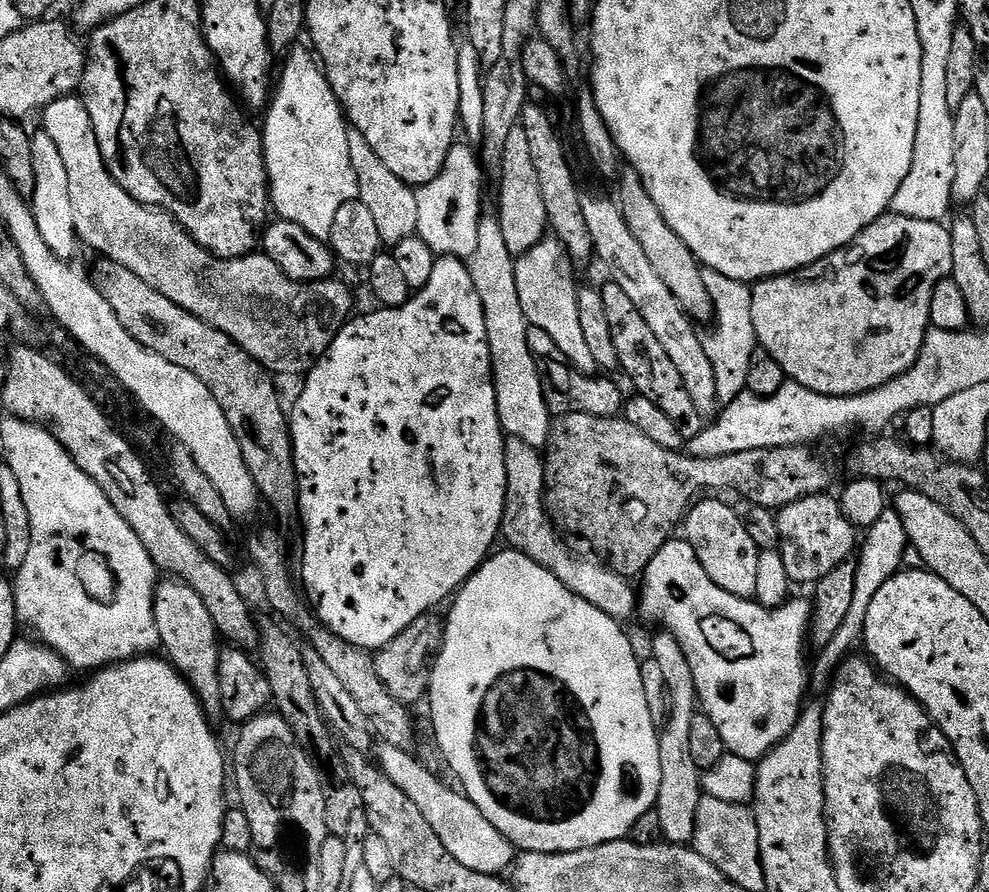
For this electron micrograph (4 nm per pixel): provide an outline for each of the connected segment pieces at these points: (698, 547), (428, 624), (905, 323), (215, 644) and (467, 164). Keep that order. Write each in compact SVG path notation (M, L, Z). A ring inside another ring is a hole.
M720 498L712 499L716 500L697 499L689 507L682 521L683 539L694 546L694 554L698 554L702 570L710 574L710 582L722 586L726 594L734 594L743 600L753 599L758 583L758 558L762 549L756 545L754 538L750 538L738 514L734 514L732 504L723 504Z
M429 614L418 617L398 638L394 638L386 647L375 653L374 659L378 678L382 678L382 686L390 690L390 694L398 702L415 706L423 701L428 695L429 672L440 653L440 645L444 643L445 621L436 617L436 614Z
M895 214L879 216L874 223L863 228L862 231L849 242L849 244L842 246L838 250L834 250L830 254L826 254L818 262L814 262L805 268L799 268L796 272L784 272L780 276L769 276L766 280L757 280L751 285L752 301L750 302L750 318L754 322L754 334L756 335L755 343L759 345L763 351L768 352L770 354L770 358L774 358L774 362L778 362L778 366L782 366L785 377L787 377L791 383L806 386L806 390L814 390L820 396L857 396L858 394L866 394L870 390L886 386L886 382L890 382L894 378L898 378L902 374L906 374L906 370L910 370L914 366L914 362L918 358L918 354L924 345L926 334L930 331L930 298L932 297L932 291L934 290L934 286L938 286L938 282L942 282L943 280L951 277L953 266L954 261L952 248L950 247L950 234L948 233L948 228L945 227L941 221L919 220L918 218L906 218L905 216L898 216Z
M161 579L157 583L154 598L154 622L158 626L158 638L168 663L192 687L209 717L219 717L222 712L222 690L218 686L218 662L222 644L214 626L214 618L210 618L210 610L206 610L202 598L198 598L198 594L194 594L194 590L180 580Z
M456 142L446 154L440 173L430 182L416 188L416 235L420 236L422 242L426 242L426 246L430 246L430 250L437 256L456 256L466 262L478 247L478 226L482 215L480 176L482 177L482 166L477 153L467 143Z

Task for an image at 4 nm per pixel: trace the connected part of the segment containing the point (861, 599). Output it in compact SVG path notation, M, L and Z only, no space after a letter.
M886 508L878 521L869 527L863 537L857 558L854 578L853 601L846 613L845 621L842 622L841 629L834 634L825 648L819 649L815 655L815 662L810 666L809 689L811 693L825 695L831 687L832 679L837 669L842 665L854 644L856 645L863 639L866 613L870 603L878 590L885 585L890 577L896 575L903 567L903 554L908 546L908 535L905 532L905 526L902 524L900 516L894 508Z

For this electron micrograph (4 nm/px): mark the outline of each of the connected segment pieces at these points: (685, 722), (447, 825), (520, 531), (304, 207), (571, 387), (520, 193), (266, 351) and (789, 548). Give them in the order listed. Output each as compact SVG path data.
M657 631L652 640L650 659L658 662L662 678L666 678L664 691L668 693L668 711L659 729L658 758L662 758L662 786L658 786L655 812L660 823L660 835L669 844L687 845L694 834L694 814L702 795L702 769L690 758L690 722L698 714L698 697L694 686L694 674L686 654L674 634Z
M387 742L381 745L378 759L380 771L390 778L390 782L394 782L394 786L398 786L398 790L402 790L402 794L406 794L406 798L410 798L410 802L414 802L414 806L418 806L426 822L430 822L430 830L438 834L442 846L454 854L455 860L462 862L462 866L467 866L469 870L487 876L500 876L513 867L517 849L500 833L498 826L494 826L494 822L490 822L490 818L486 818L486 814L482 814L482 810L468 800L463 791L443 784L422 761L415 760L408 753L411 751L407 747L399 748Z
M507 437L504 441L506 454L506 506L500 523L500 536L507 547L514 552L526 554L538 562L541 572L554 574L566 590L570 590L581 602L598 606L598 610L609 620L627 622L638 612L638 592L631 588L625 577L618 575L613 568L599 559L587 560L584 556L575 556L558 535L558 529L552 523L549 505L544 499L544 458L541 449L526 446L518 438Z
M293 47L287 53L288 61L281 72L279 69L278 83L266 108L268 117L265 118L264 124L262 123L264 165L268 171L270 204L275 215L279 219L294 222L294 226L302 226L306 234L328 242L332 239L334 218L338 210L342 210L346 202L357 199L360 191L354 166L350 166L350 146L344 109L336 101L334 90L324 76L324 69L318 63L317 57L307 47L300 47Z
M529 327L528 341L530 342L530 350L537 358L536 365L542 380L542 390L546 394L546 402L553 417L590 414L598 418L606 418L607 416L620 416L623 413L626 396L625 393L620 393L619 386L612 381L612 378L599 380L599 375L580 372L573 368L567 360L557 358L554 342L550 342L550 338L543 330Z
M519 126L512 128L506 137L506 150L502 153L502 166L498 179L500 179L498 215L502 226L502 238L510 254L515 258L534 250L534 246L545 239L549 231L546 206L542 203L542 189L530 154L526 130L522 130Z
M79 95L59 96L43 109L42 116L56 123L54 139L58 154L62 156L62 166L66 166L66 179L70 182L70 207L74 210L74 226L81 245L89 244L94 251L101 252L101 257L118 262L118 266L126 266L126 270L138 274L146 286L154 286L158 294L170 298L174 306L188 311L214 330L222 331L250 354L267 373L277 377L303 377L312 371L322 350L332 345L334 338L353 315L352 292L342 281L329 278L299 284L282 274L275 262L263 254L221 260L219 256L198 246L198 242L194 242L194 238L169 212L163 208L151 208L149 204L130 198L130 194L126 194L126 190L114 182L98 146L94 122L90 122L90 114Z
M835 495L807 496L779 509L776 525L780 535L778 550L786 562L786 574L793 585L814 586L834 566L849 559L858 548L858 529L840 513L840 501Z

